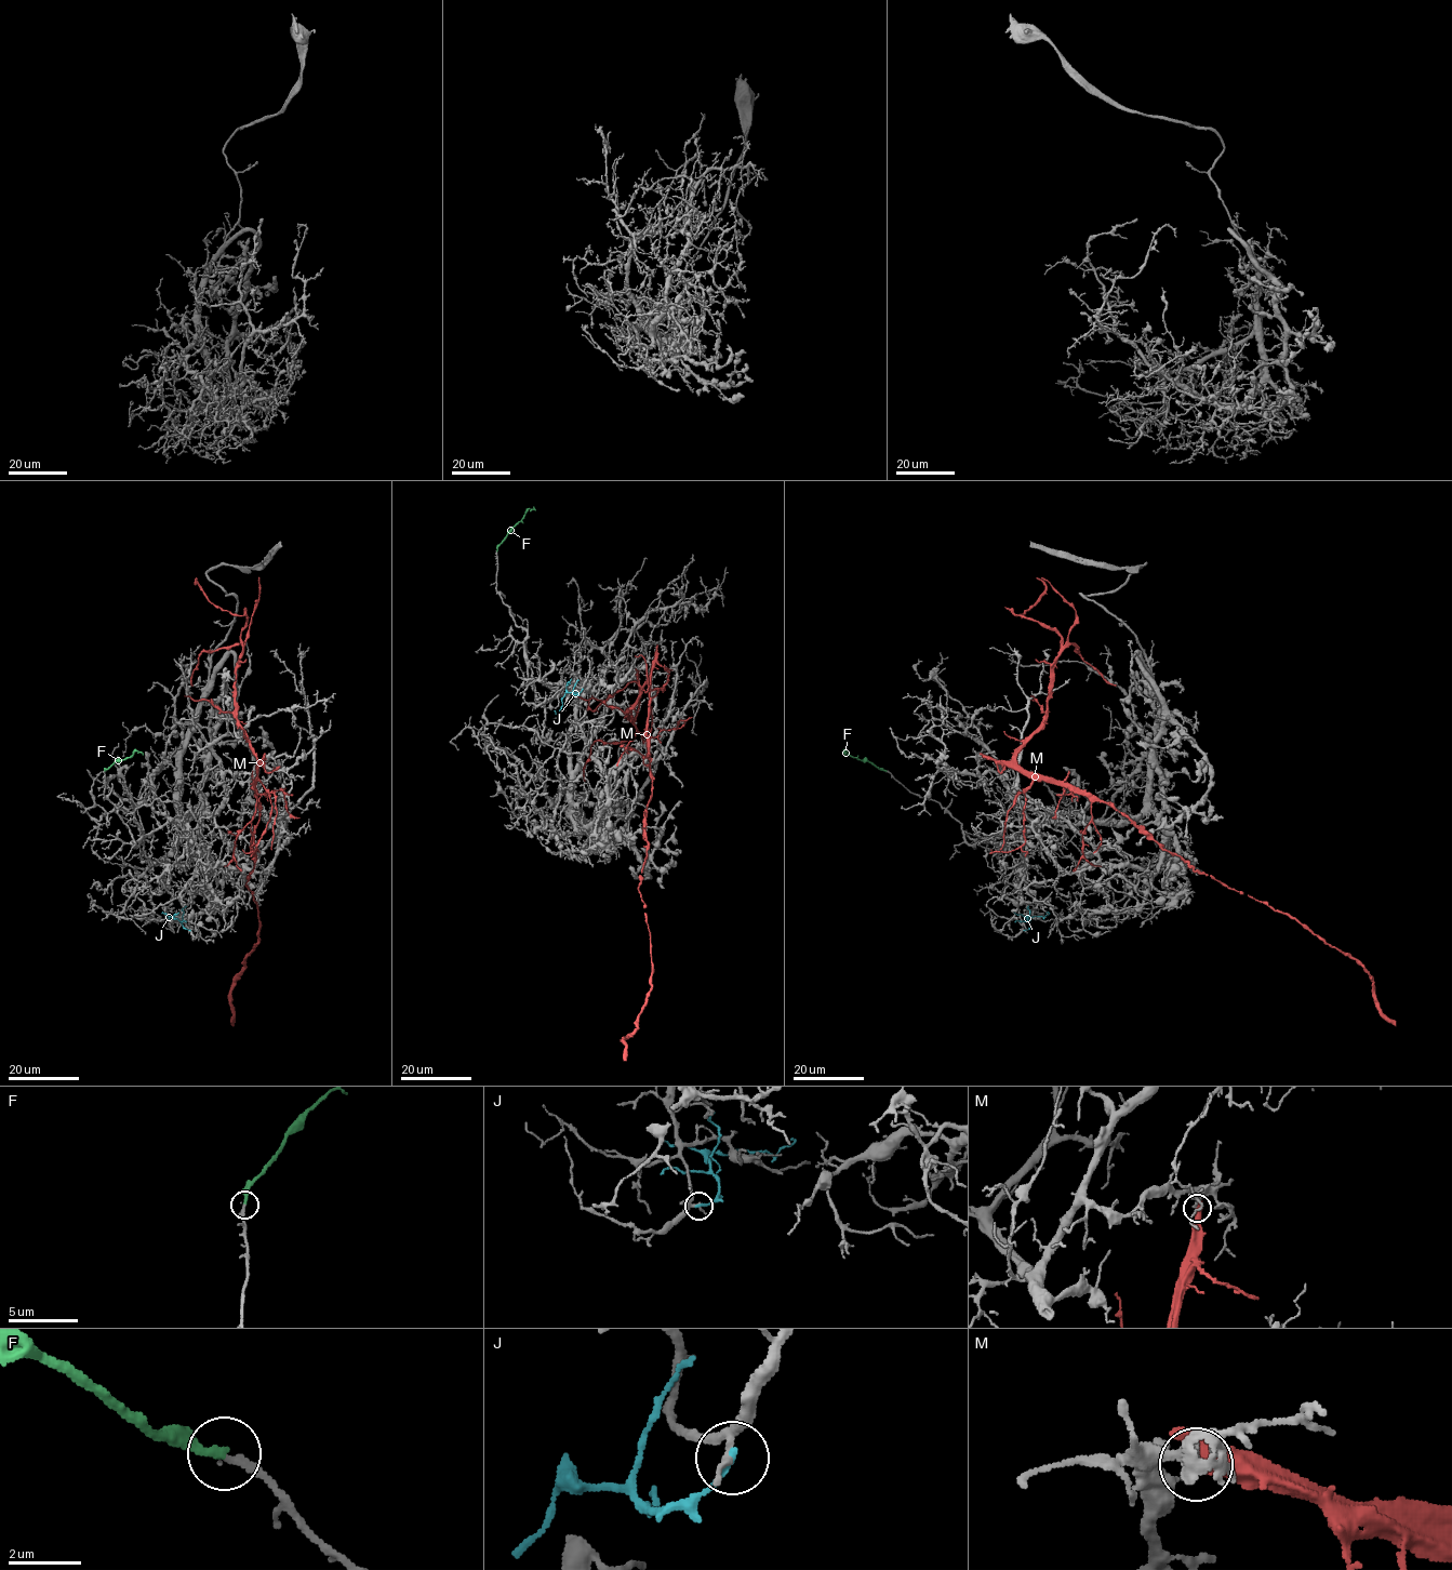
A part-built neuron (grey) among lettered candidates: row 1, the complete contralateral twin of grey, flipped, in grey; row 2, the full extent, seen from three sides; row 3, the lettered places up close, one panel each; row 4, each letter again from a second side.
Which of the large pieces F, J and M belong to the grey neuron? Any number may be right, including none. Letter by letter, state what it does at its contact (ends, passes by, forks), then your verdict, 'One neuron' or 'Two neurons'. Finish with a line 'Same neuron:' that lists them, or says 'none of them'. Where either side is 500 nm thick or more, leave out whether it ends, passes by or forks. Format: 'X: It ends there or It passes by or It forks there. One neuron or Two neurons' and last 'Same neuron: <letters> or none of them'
F: It ends there. One neuron
J: It ends there. Two neurons
M: Two neurons
Same neuron: F

